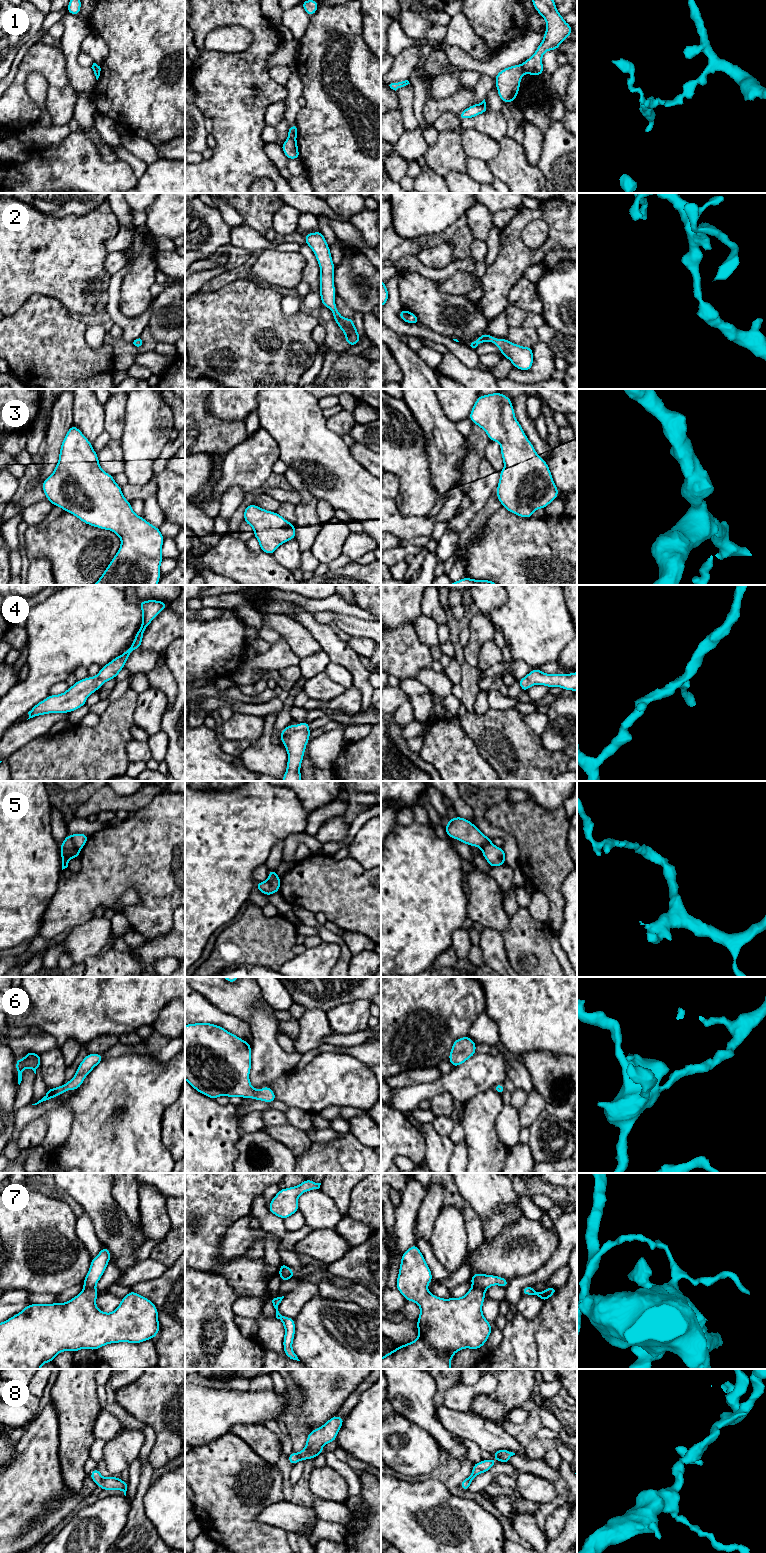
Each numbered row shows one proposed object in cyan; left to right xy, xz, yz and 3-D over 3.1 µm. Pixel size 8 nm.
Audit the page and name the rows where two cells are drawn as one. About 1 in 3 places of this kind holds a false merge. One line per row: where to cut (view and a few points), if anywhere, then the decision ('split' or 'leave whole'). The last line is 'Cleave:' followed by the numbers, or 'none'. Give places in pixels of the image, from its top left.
1: cut yz (521, 64), (525, 72); split
2: cut none; leave whole
3: cut none; leave whole
4: cut none; leave whole
5: cut xy (71, 836), (72, 843), (79, 850); split
6: cut none; leave whole
7: cut yz (473, 1285), (484, 1290); split
8: cut none; leave whole
Cleave: 1, 5, 7

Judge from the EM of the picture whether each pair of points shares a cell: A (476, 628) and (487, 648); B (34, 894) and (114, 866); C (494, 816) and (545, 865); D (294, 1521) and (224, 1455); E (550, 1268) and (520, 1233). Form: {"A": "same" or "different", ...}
{"A": "different", "B": "different", "C": "same", "D": "different", "E": "different"}

